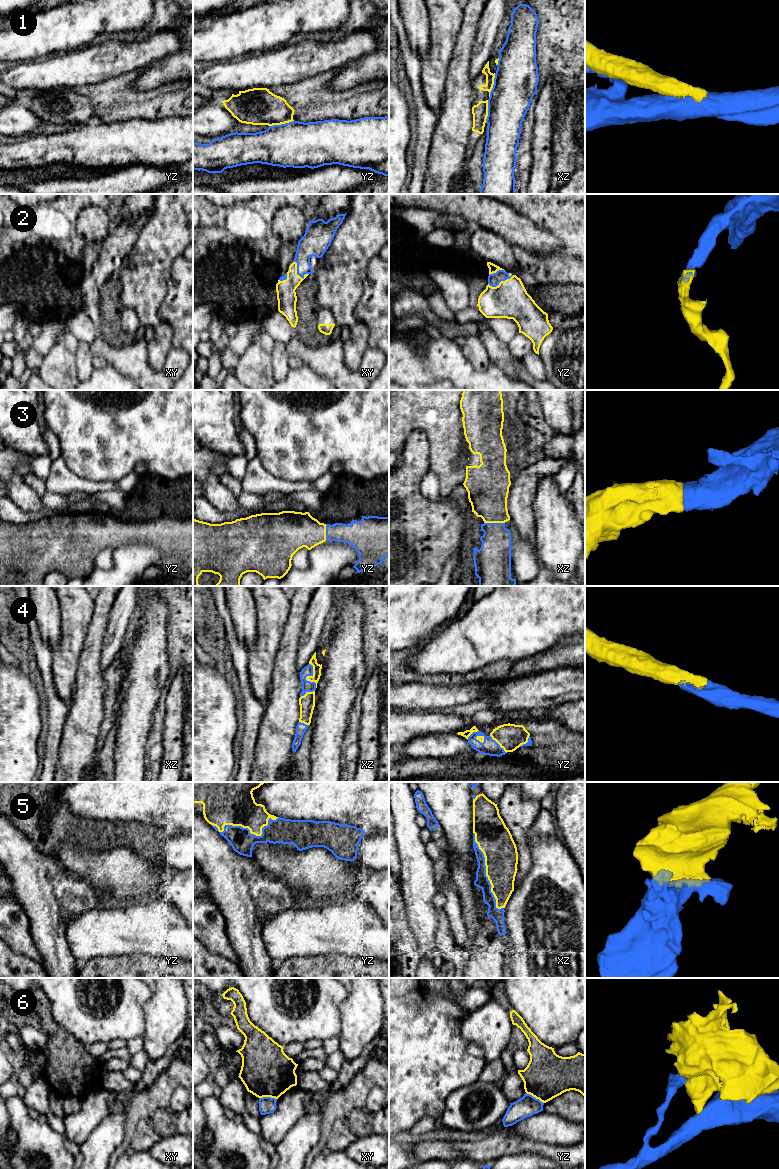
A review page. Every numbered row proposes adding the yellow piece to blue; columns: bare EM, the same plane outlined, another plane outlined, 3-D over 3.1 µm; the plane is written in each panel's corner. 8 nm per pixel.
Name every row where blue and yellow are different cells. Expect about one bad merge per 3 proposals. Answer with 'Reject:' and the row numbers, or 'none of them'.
Reject: 1, 6

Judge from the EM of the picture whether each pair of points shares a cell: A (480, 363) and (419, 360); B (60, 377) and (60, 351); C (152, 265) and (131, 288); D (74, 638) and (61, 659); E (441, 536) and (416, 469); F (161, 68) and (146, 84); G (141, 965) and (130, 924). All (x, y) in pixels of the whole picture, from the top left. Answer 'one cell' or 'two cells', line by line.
A: two cells
B: one cell
C: one cell
D: one cell
E: one cell
F: one cell
G: two cells

